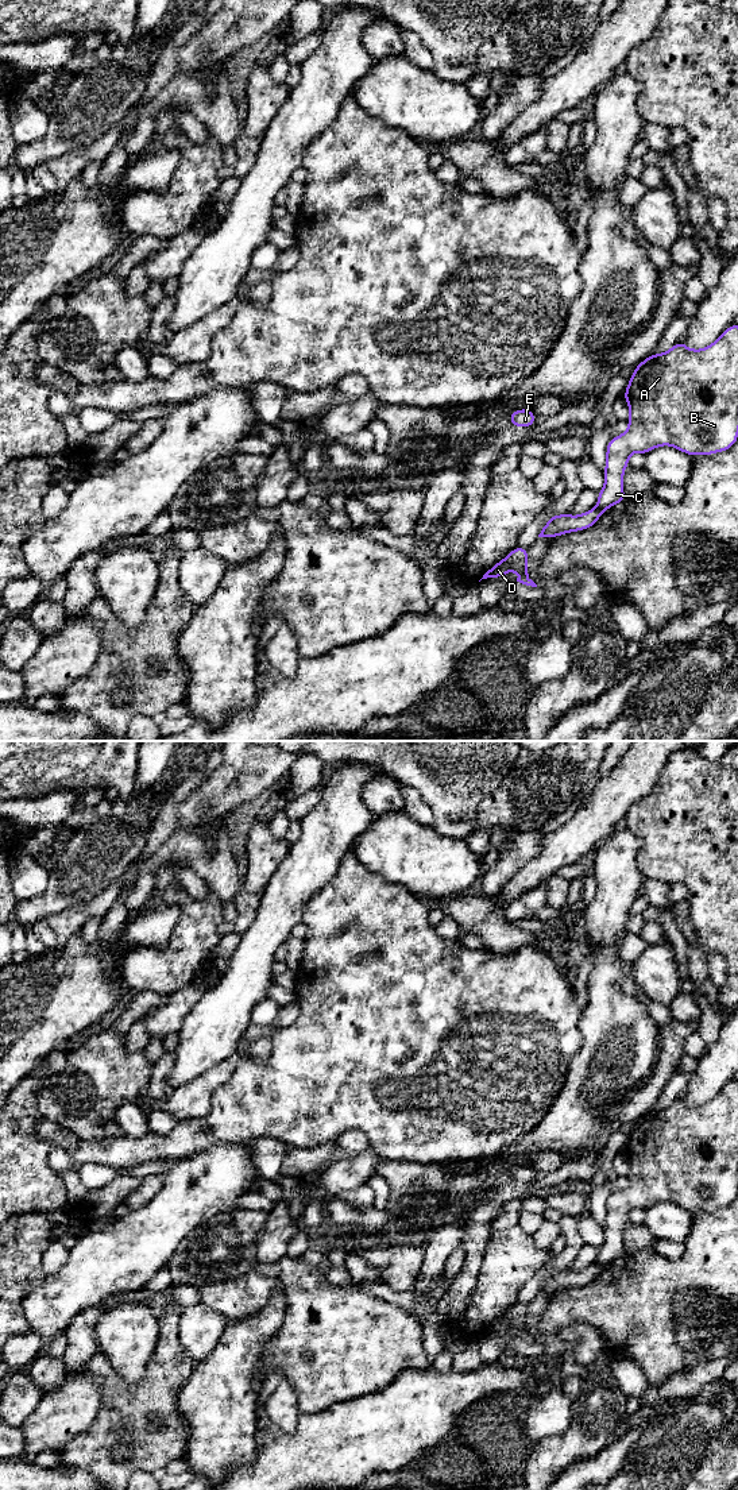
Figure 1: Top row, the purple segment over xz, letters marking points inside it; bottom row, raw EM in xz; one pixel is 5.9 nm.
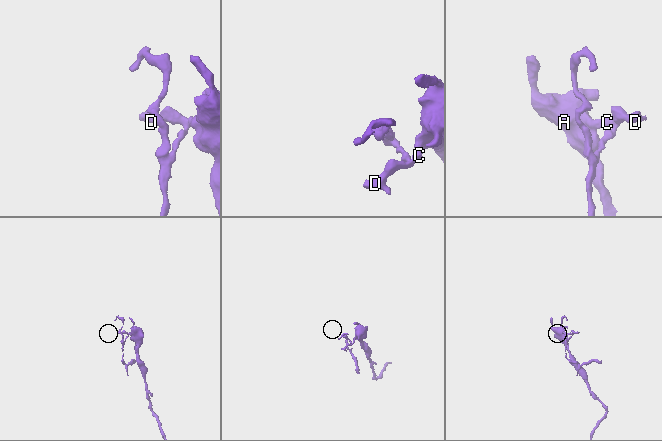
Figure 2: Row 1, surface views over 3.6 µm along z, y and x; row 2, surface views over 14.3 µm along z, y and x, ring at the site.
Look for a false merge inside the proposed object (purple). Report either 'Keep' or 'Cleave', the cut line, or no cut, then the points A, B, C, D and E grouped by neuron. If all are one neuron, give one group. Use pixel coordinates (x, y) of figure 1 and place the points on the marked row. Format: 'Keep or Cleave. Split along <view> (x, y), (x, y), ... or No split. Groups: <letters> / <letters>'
Cleave. Split along xz (597, 505), (602, 510). Groups: A B C / D E

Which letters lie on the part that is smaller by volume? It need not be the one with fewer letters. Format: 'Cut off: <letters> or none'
Cut off: D, E

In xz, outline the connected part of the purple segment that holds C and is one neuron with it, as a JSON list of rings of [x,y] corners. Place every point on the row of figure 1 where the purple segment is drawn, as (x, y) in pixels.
[[[731,324],[708,347],[689,350],[679,340],[669,351],[653,354],[640,362],[629,379],[623,398],[629,405],[629,429],[613,437],[606,448],[604,486],[598,494],[598,507],[607,510],[626,499],[623,491],[623,472],[629,466],[629,456],[634,452],[646,455],[660,445],[696,455],[714,455],[730,449],[738,440],[738,325]]]

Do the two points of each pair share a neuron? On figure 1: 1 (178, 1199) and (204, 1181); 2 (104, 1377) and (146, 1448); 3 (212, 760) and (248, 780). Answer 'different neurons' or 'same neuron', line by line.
1: same neuron
2: same neuron
3: different neurons

